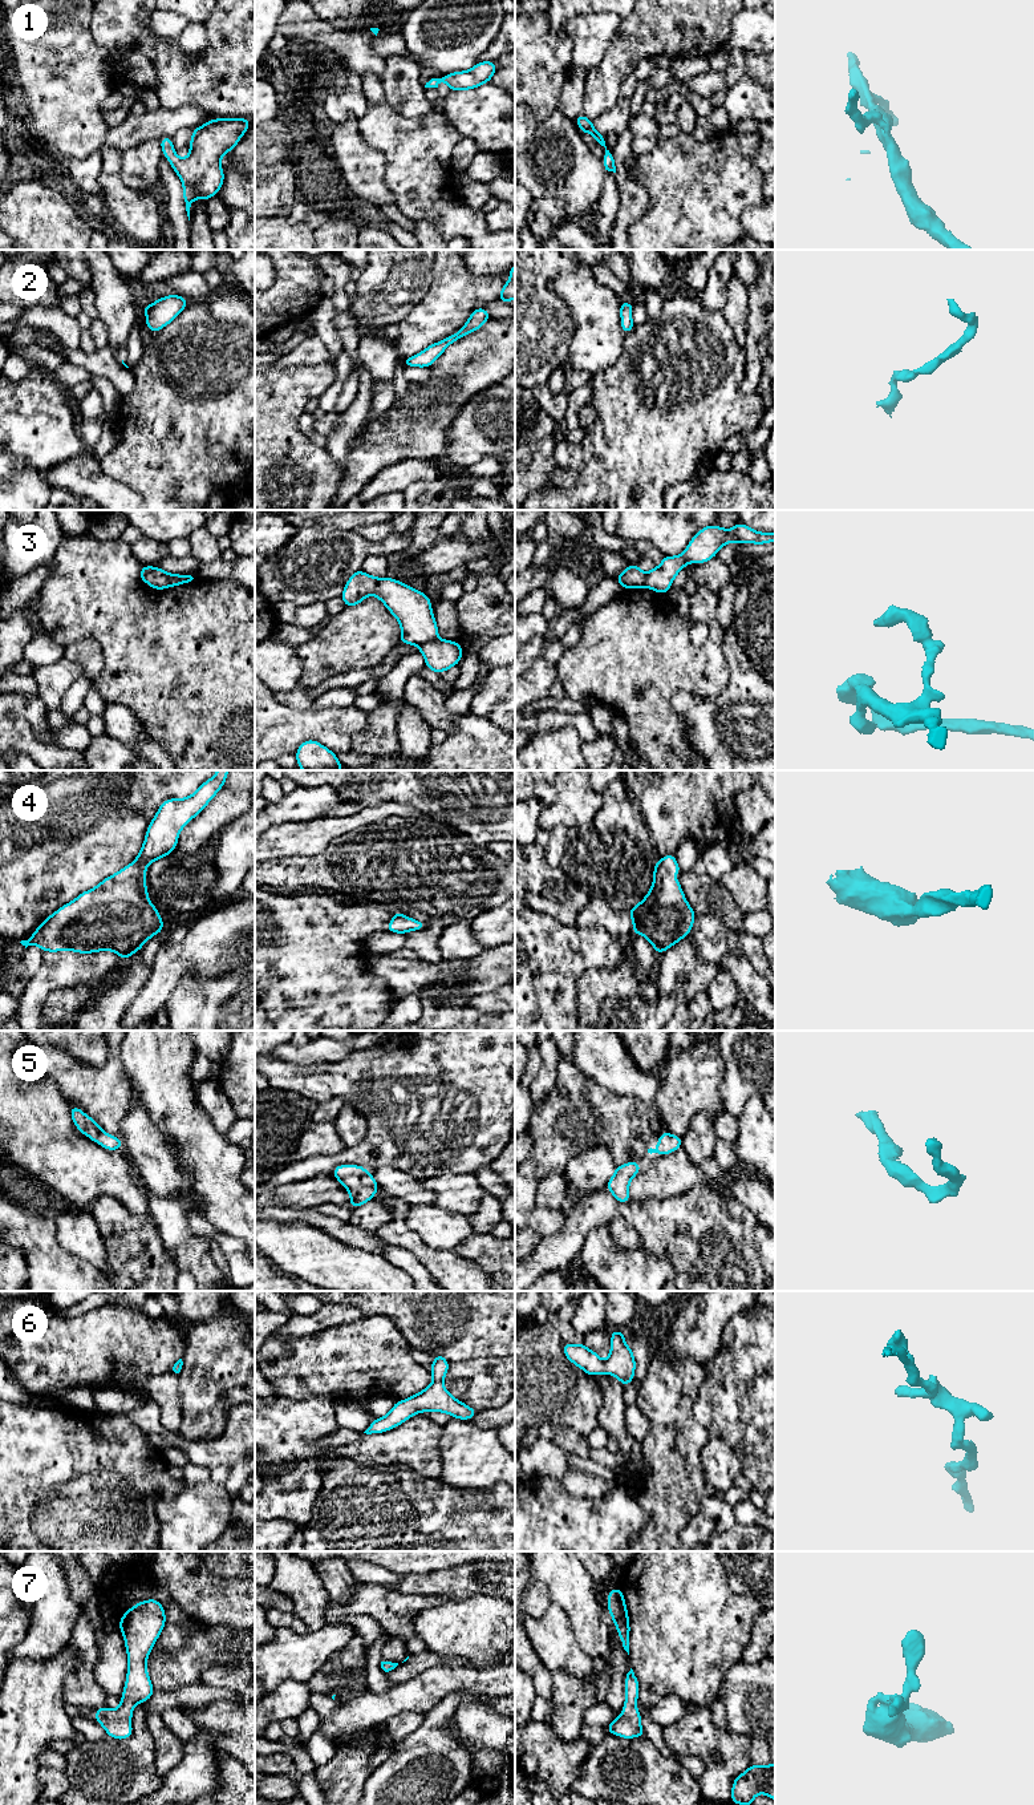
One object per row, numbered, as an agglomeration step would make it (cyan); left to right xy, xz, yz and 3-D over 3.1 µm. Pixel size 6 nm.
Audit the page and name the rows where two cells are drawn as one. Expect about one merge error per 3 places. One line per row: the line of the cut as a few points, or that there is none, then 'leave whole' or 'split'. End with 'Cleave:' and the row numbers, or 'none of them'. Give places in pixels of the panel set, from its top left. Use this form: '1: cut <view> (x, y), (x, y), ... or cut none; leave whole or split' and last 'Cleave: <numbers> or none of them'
1: cut none; leave whole
2: cut none; leave whole
3: cut xz (437, 638), (425, 642), (420, 647); split
4: cut none; leave whole
5: cut none; leave whole
6: cut none; leave whole
7: cut none; leave whole
Cleave: 3

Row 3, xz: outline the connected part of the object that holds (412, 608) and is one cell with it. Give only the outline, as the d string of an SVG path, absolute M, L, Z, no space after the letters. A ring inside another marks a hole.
M354 571L346 582L341 599L345 607L357 606L368 595L377 596L401 624L400 643L421 647L438 639L430 598L390 578L374 578Z

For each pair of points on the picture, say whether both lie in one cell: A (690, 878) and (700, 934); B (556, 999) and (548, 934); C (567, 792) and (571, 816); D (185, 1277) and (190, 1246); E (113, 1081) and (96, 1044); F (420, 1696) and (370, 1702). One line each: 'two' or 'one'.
A: two
B: one
C: one
D: two
E: two
F: one

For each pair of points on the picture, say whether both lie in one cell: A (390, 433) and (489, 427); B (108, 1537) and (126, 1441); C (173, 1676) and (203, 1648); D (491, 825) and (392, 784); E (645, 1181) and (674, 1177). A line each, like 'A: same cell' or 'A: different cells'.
A: different cells
B: same cell
C: same cell
D: same cell
E: same cell

